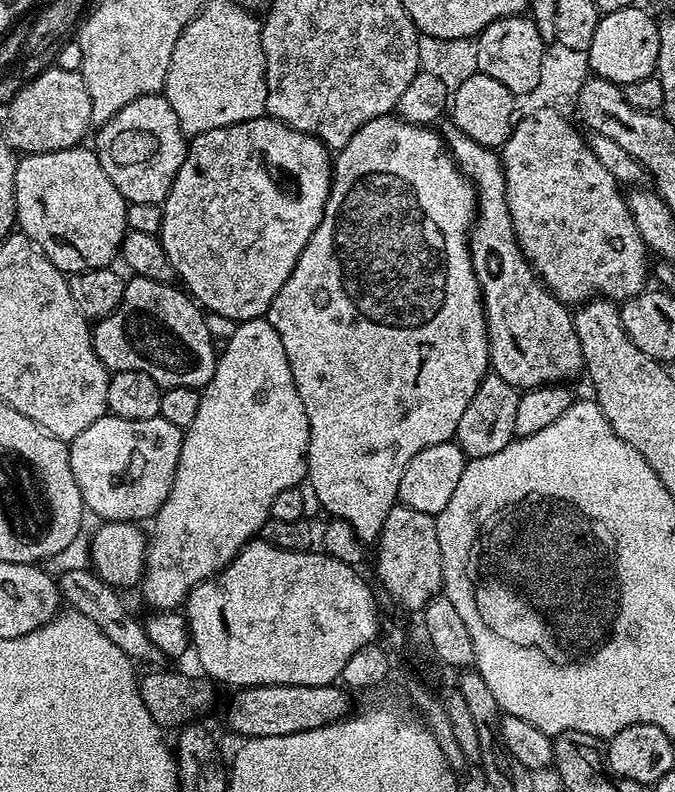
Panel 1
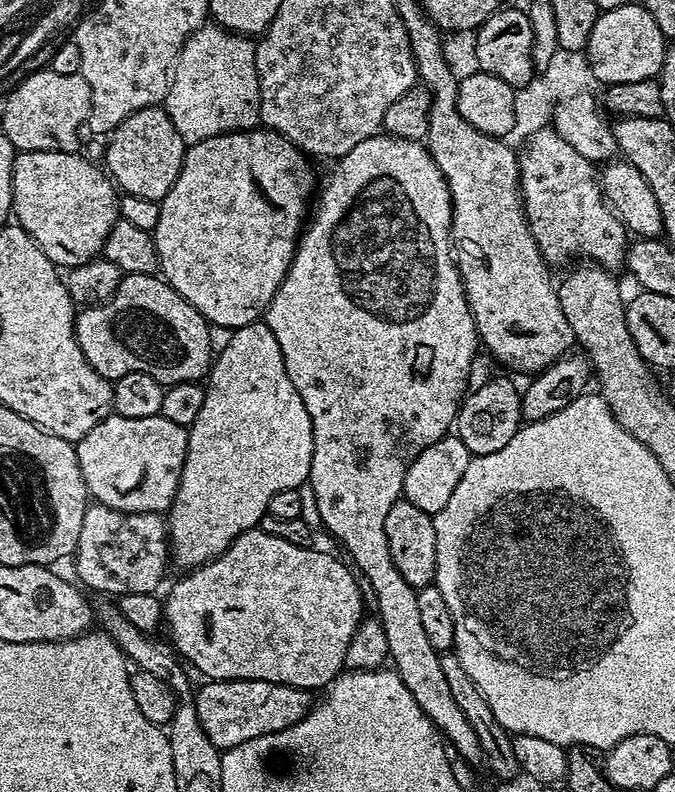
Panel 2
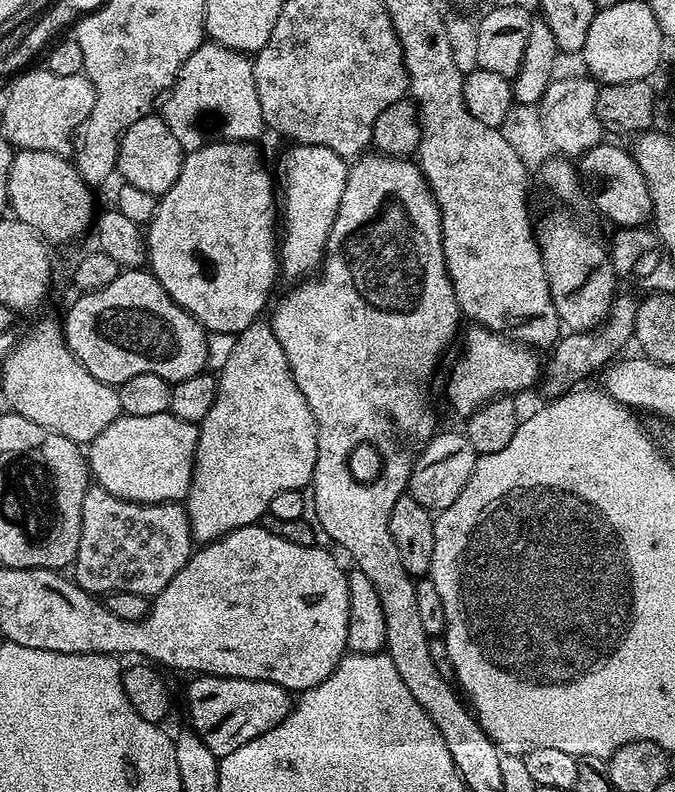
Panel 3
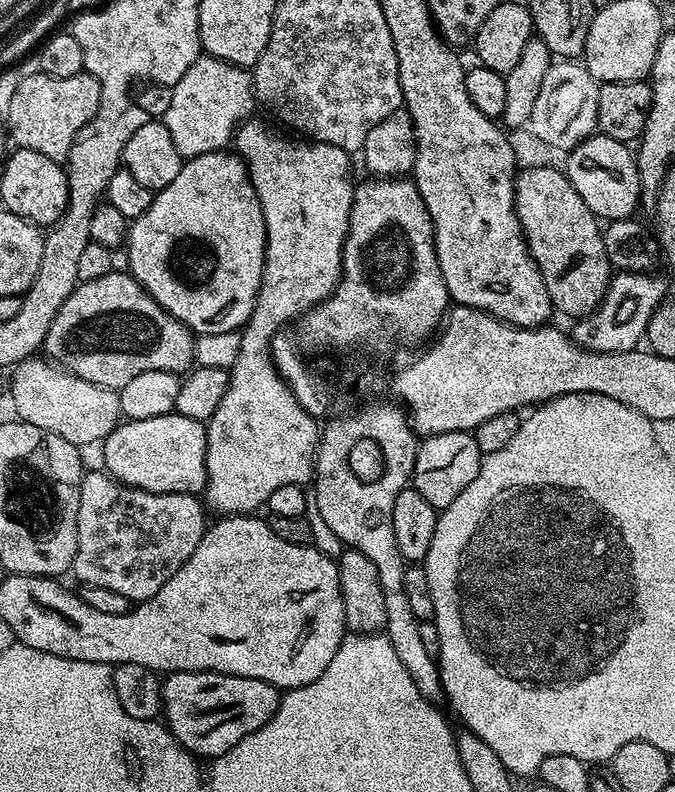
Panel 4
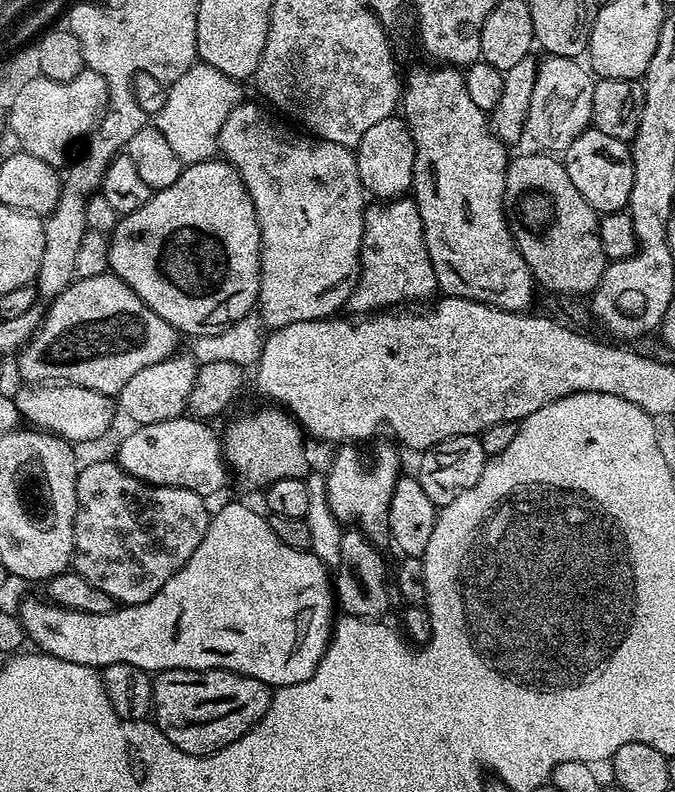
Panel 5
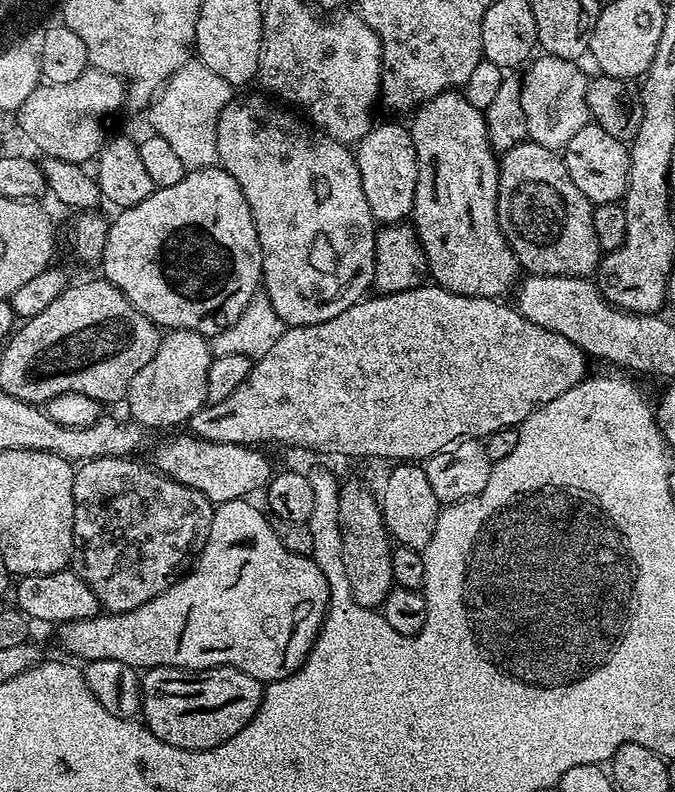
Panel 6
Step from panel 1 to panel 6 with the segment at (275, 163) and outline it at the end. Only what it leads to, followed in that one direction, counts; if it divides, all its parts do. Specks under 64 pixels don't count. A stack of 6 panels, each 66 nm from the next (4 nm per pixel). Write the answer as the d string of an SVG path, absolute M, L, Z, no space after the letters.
M219 166L185 171L182 182L156 188L142 202L115 213L108 225L103 279L111 282L131 304L161 330L190 330L205 338L219 334L239 318L252 296L262 288L262 246L246 206L246 198Z

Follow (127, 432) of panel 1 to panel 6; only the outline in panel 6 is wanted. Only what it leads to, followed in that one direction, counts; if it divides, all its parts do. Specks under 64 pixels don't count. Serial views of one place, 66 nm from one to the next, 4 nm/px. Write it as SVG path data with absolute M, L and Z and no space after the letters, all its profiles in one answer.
M185 434L162 441L153 450L151 463L156 471L169 476L174 482L182 482L182 486L190 486L190 490L198 490L198 494L217 505L251 497L251 492L256 492L259 488L261 491L272 479L274 467L259 450L259 447L247 444L210 442Z

